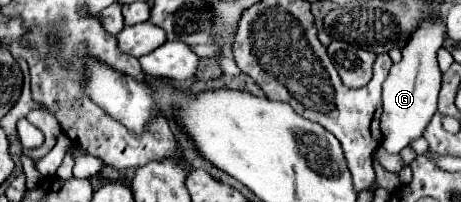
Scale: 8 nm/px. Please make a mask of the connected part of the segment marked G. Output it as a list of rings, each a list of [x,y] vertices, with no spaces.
[[[435,16],[423,18],[419,22],[417,30],[411,32],[411,38],[405,44],[405,48],[401,50],[401,54],[403,54],[401,62],[391,66],[389,76],[383,82],[383,98],[381,98],[383,100],[383,114],[381,114],[383,140],[381,140],[381,146],[389,154],[399,154],[413,140],[421,138],[427,124],[431,122],[431,118],[437,110],[437,94],[439,94],[439,88],[441,88],[441,72],[439,72],[439,66],[437,66],[437,50],[443,46],[443,42],[445,42],[445,22],[443,22],[443,18],[435,18]]]

